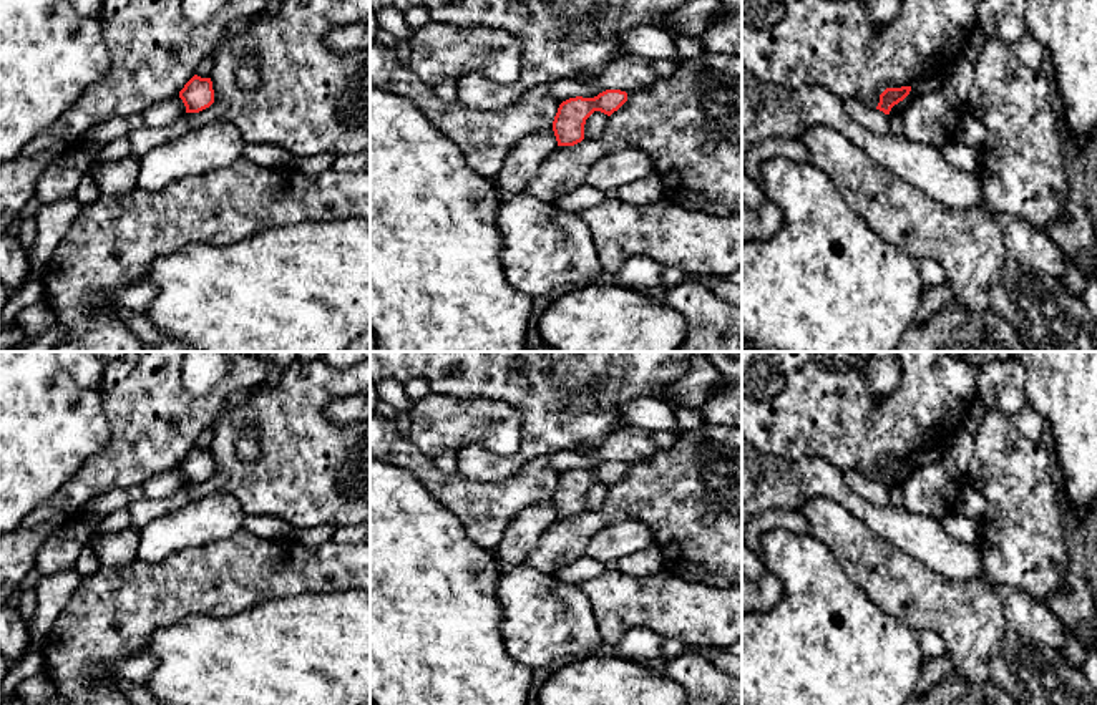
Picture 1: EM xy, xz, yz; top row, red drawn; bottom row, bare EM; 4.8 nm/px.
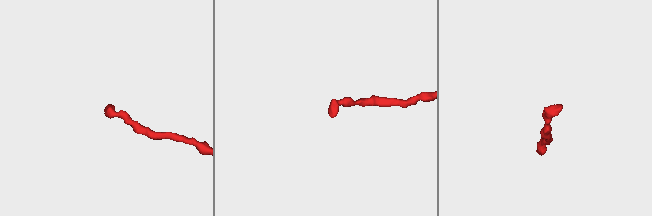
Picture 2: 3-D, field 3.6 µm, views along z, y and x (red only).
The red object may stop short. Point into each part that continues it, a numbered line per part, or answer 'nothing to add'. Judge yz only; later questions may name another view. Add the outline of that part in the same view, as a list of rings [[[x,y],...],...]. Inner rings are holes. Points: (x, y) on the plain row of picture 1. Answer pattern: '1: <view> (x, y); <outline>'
nothing to add

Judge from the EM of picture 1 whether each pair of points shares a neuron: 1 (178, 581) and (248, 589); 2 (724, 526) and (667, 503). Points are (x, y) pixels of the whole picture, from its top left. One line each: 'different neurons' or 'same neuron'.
1: same neuron
2: same neuron

